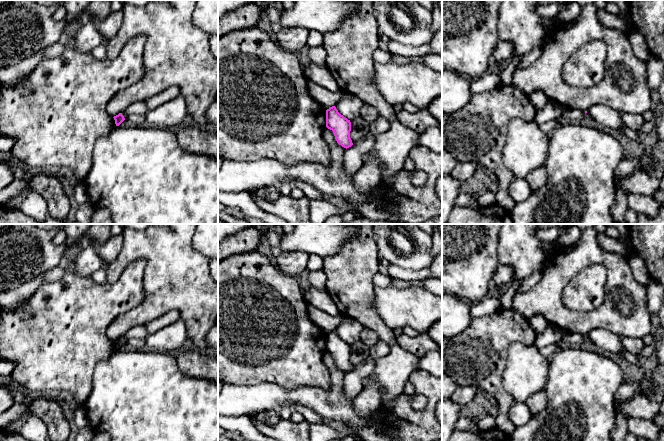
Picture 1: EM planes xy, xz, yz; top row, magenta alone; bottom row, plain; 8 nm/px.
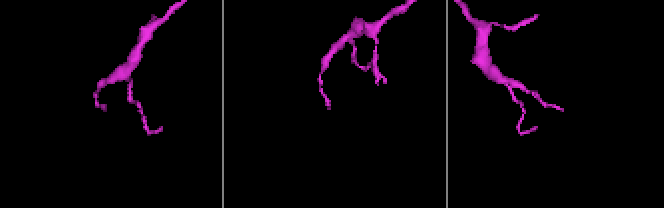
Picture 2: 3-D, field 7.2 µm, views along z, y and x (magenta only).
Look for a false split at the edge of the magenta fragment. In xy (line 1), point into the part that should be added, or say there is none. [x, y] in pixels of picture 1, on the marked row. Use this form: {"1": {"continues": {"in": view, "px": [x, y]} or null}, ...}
{"1": {"continues": null}}

